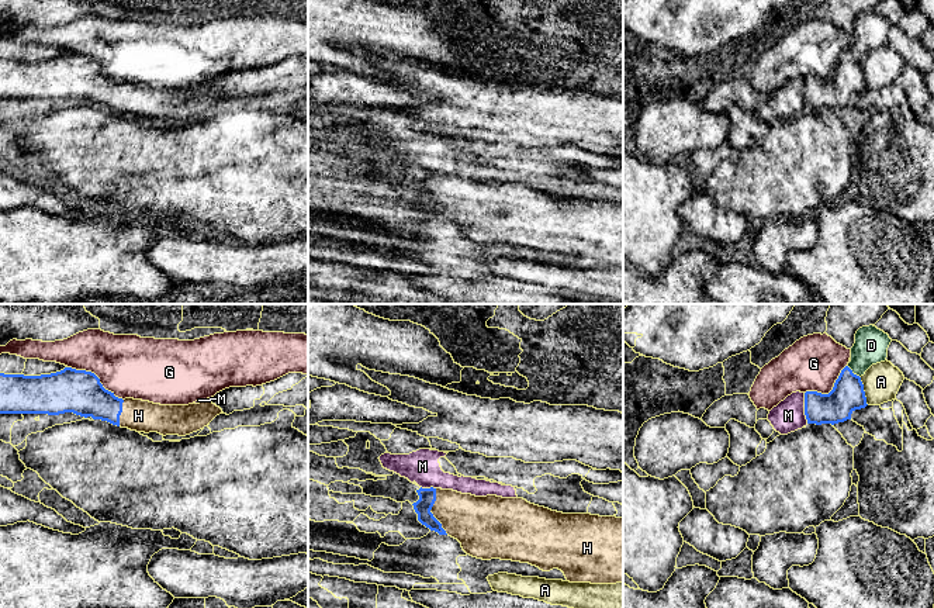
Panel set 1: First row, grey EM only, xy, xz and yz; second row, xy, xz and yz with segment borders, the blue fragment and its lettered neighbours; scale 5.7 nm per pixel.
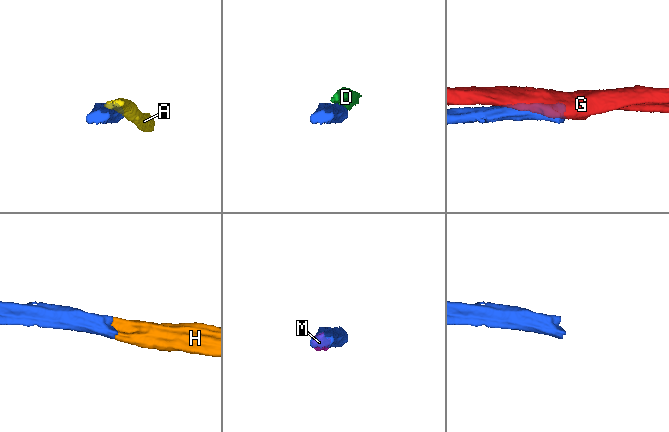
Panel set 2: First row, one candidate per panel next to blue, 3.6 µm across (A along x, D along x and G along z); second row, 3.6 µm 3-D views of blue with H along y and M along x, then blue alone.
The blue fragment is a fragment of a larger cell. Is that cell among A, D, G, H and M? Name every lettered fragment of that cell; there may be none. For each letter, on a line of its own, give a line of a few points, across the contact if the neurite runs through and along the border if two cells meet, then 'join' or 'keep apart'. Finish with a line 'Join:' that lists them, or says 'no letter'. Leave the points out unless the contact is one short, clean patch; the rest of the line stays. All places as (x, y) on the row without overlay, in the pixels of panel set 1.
A: keep apart
D: keep apart
G: keep apart
H: line xz (422, 192), (429, 196), (446, 196), (471, 204); join
M: line yz (803, 78), (803, 99), (808, 107); keep apart
Join: H

